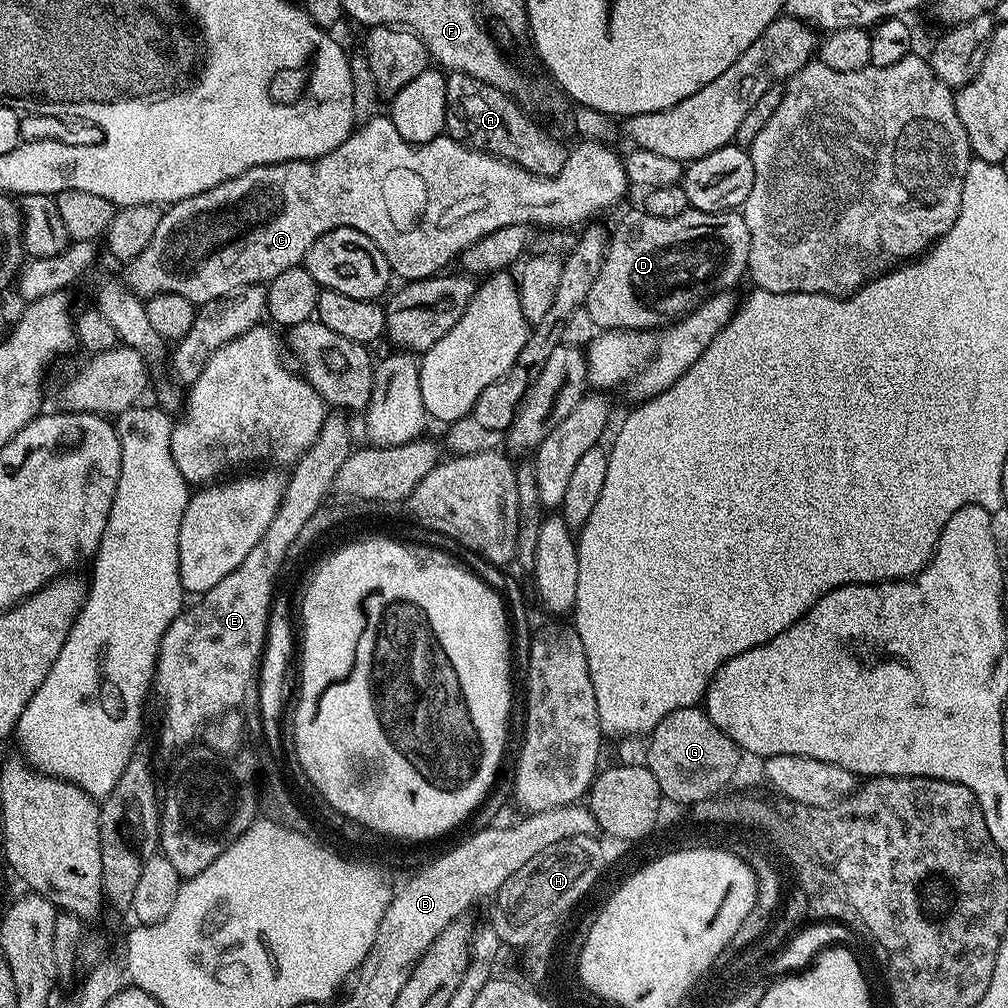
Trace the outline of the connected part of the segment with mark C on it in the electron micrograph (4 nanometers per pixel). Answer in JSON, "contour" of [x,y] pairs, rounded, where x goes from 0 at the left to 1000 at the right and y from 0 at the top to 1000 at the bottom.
{"contour":[[[374,113],[350,129],[341,138],[339,145],[329,147],[327,153],[319,153],[311,159],[289,159],[288,161],[255,165],[255,167],[244,169],[200,192],[189,194],[170,203],[160,213],[157,228],[153,228],[149,240],[145,243],[145,248],[141,248],[141,252],[137,252],[124,265],[127,267],[121,272],[121,278],[128,289],[134,290],[140,296],[156,294],[157,292],[181,292],[181,296],[188,296],[188,300],[192,303],[206,302],[209,298],[216,298],[228,293],[232,287],[240,284],[248,284],[249,282],[265,283],[266,279],[276,276],[276,272],[280,272],[280,268],[295,265],[301,259],[302,253],[308,248],[308,244],[312,244],[312,240],[315,240],[315,236],[319,236],[319,232],[323,232],[332,226],[350,226],[359,232],[363,232],[363,236],[367,236],[367,240],[371,240],[371,244],[375,244],[375,248],[379,248],[385,265],[394,275],[398,274],[398,279],[422,278],[424,274],[439,271],[443,267],[440,265],[451,254],[453,257],[467,242],[474,240],[482,232],[490,232],[490,228],[498,228],[498,224],[514,224],[515,222],[531,224],[531,222],[536,222],[532,224],[539,224],[544,228],[563,228],[568,225],[566,222],[576,221],[575,223],[578,223],[581,220],[578,220],[578,218],[583,217],[590,210],[597,210],[613,201],[618,196],[619,189],[624,189],[625,184],[616,156],[614,154],[610,155],[602,147],[603,145],[599,141],[575,141],[571,148],[568,146],[564,150],[562,165],[558,165],[558,169],[554,169],[548,175],[533,175],[531,171],[518,169],[513,163],[507,163],[505,159],[498,159],[495,155],[488,154],[487,151],[476,151],[473,147],[465,147],[463,143],[456,139],[450,139],[443,133],[438,133],[435,137],[431,137],[422,143],[408,143],[403,141],[403,137],[399,137],[399,133],[395,133],[395,129],[391,129],[388,114]]]}

